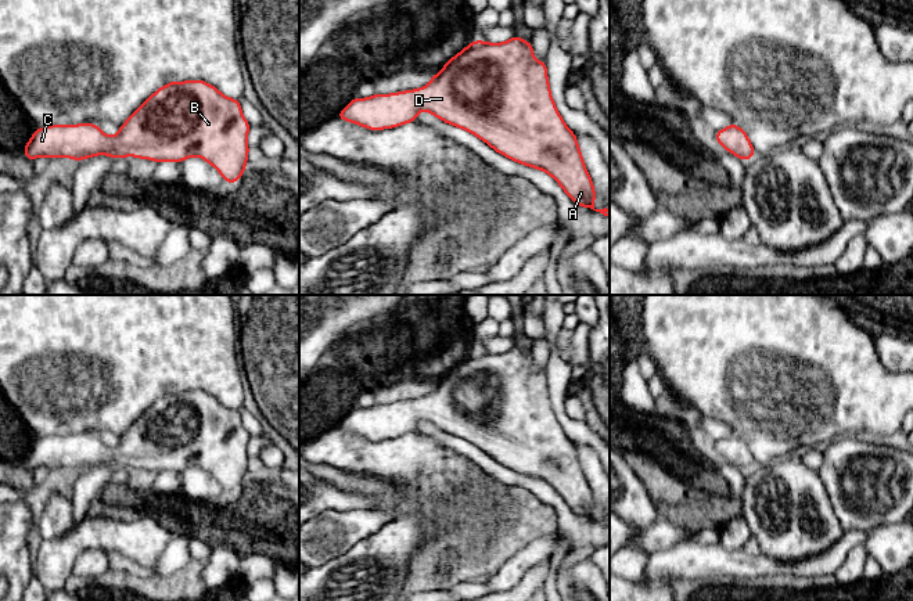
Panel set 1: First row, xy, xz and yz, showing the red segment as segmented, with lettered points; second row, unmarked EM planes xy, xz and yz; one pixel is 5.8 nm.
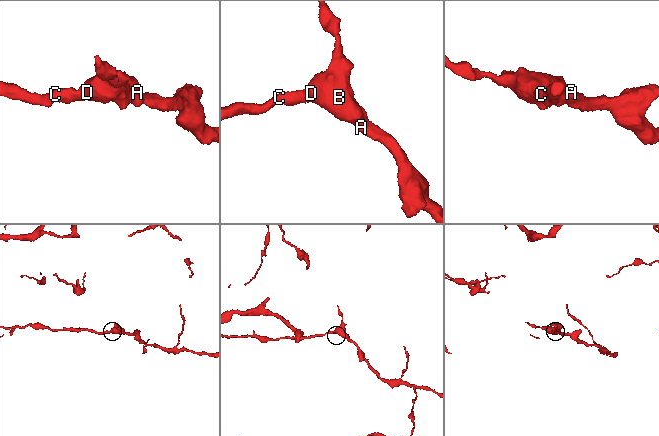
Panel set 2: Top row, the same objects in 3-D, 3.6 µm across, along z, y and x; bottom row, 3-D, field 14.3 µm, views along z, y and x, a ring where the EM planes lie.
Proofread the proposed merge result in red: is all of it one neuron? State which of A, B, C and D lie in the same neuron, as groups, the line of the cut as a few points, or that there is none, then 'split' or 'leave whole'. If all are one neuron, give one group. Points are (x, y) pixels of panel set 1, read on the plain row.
groups A B C D; cut none; leave whole

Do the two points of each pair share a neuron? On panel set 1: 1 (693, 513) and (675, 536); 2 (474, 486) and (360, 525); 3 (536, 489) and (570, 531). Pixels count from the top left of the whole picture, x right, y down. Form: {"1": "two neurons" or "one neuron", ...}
{"1": "two neurons", "2": "one neuron", "3": "one neuron"}

